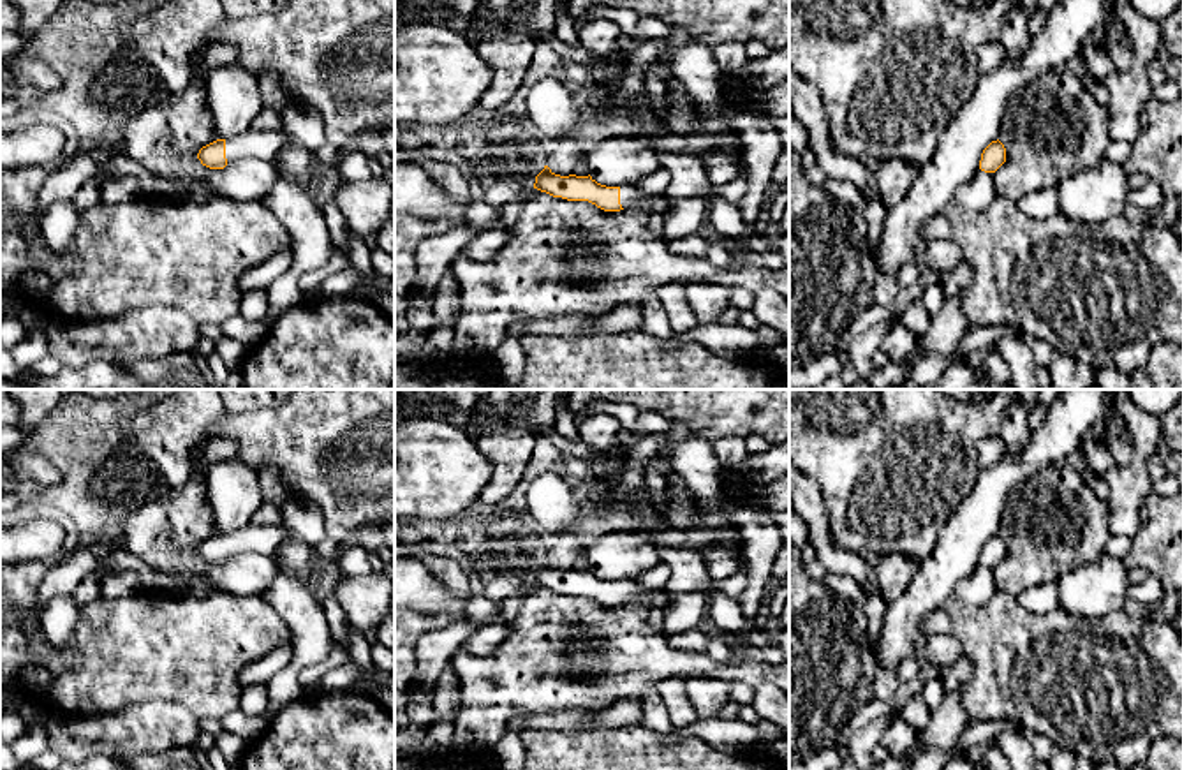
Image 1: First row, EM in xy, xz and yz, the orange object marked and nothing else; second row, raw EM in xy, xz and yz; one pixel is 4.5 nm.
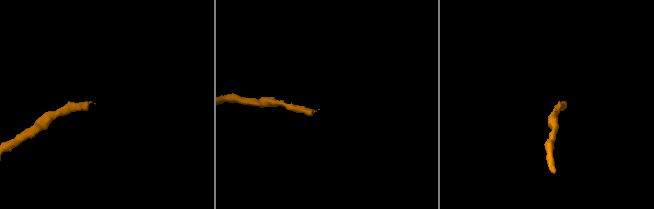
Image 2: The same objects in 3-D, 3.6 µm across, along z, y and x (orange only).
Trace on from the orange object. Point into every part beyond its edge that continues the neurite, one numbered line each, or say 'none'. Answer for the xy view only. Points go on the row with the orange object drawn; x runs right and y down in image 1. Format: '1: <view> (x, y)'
1: xy (265, 145)

